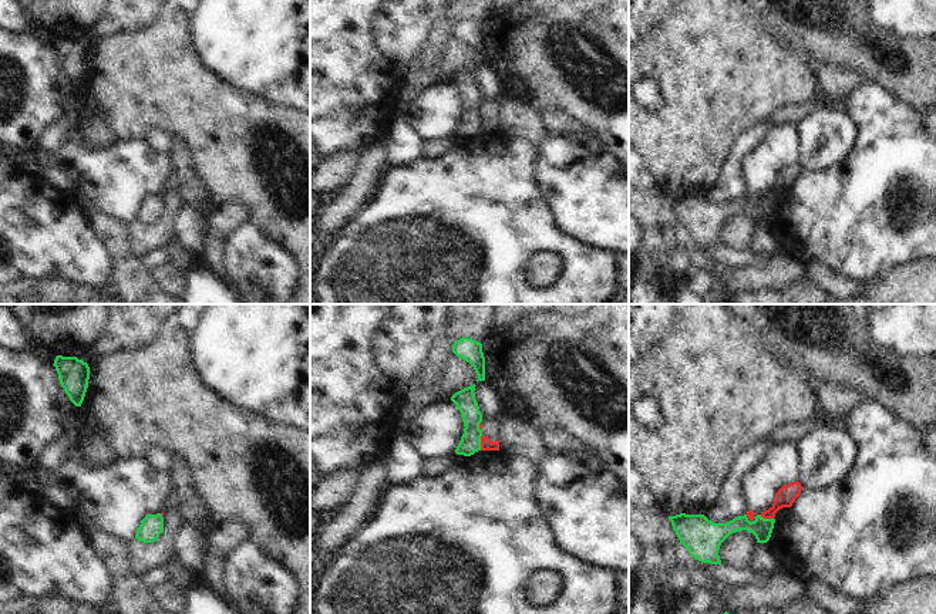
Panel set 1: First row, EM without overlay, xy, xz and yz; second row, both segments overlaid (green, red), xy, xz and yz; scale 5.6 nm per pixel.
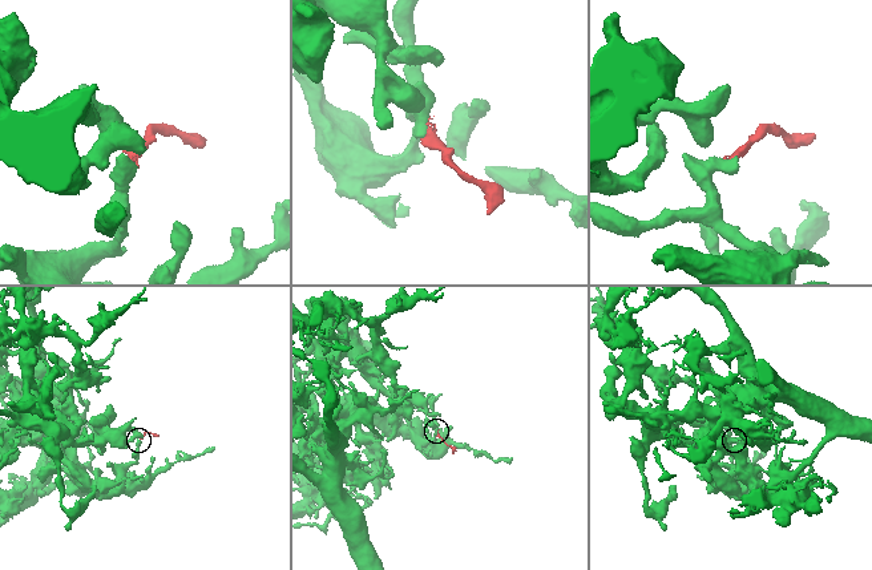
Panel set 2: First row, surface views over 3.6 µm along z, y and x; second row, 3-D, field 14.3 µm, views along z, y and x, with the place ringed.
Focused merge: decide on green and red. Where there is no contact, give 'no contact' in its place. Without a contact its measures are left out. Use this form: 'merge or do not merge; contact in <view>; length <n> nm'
do not merge; contact in xz; length 90 nm

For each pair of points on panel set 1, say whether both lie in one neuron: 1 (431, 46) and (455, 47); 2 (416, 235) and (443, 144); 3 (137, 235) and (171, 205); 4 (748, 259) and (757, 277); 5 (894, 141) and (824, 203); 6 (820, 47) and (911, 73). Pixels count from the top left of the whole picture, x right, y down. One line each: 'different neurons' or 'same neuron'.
1: different neurons
2: different neurons
3: same neuron
4: different neurons
5: same neuron
6: same neuron

